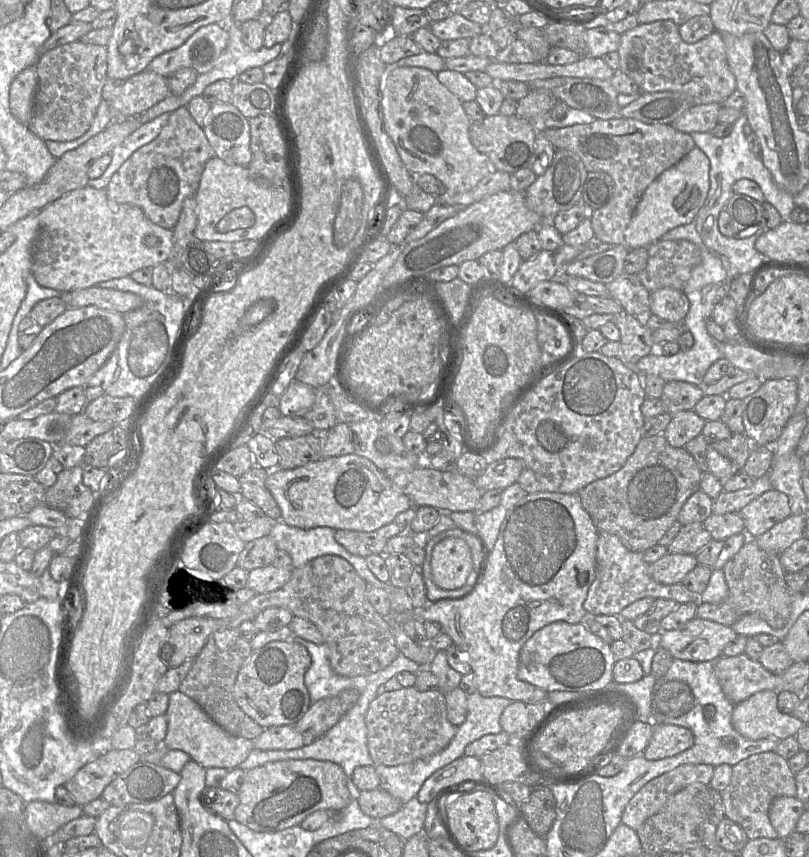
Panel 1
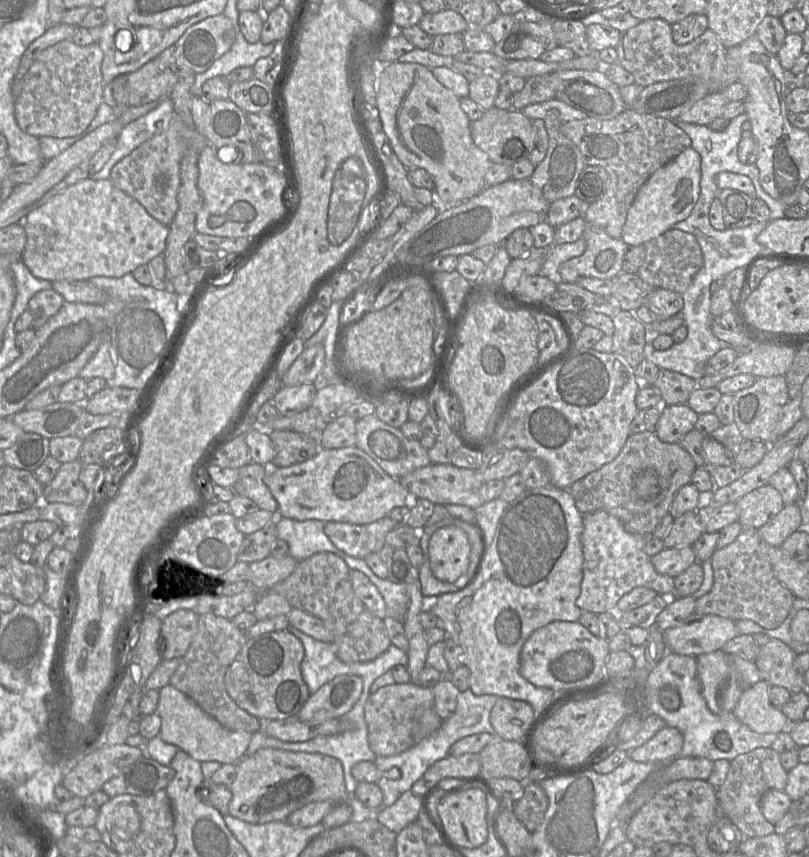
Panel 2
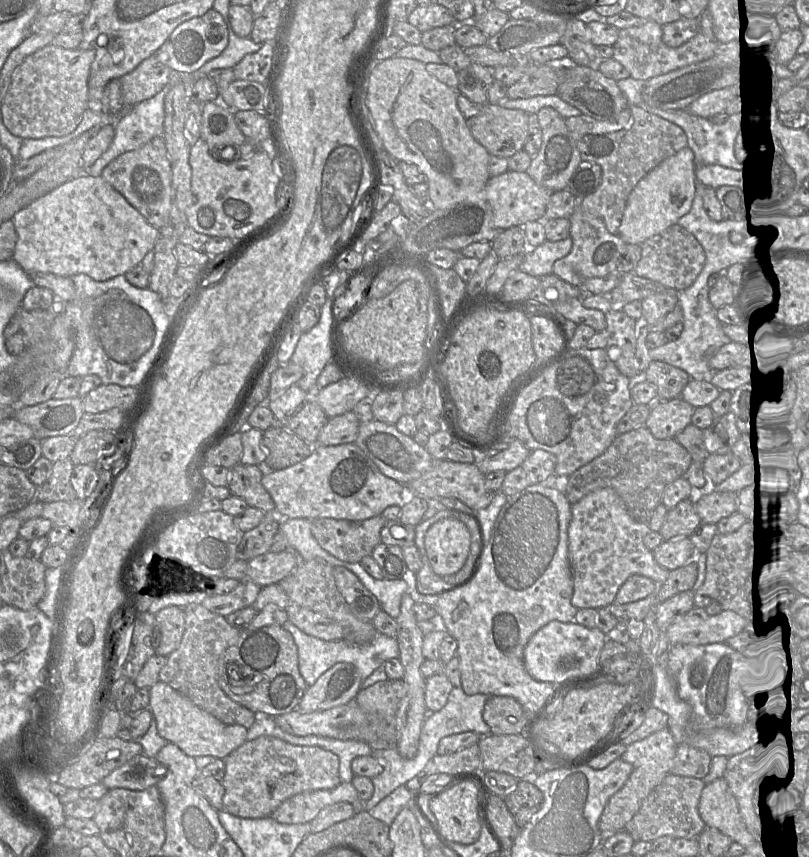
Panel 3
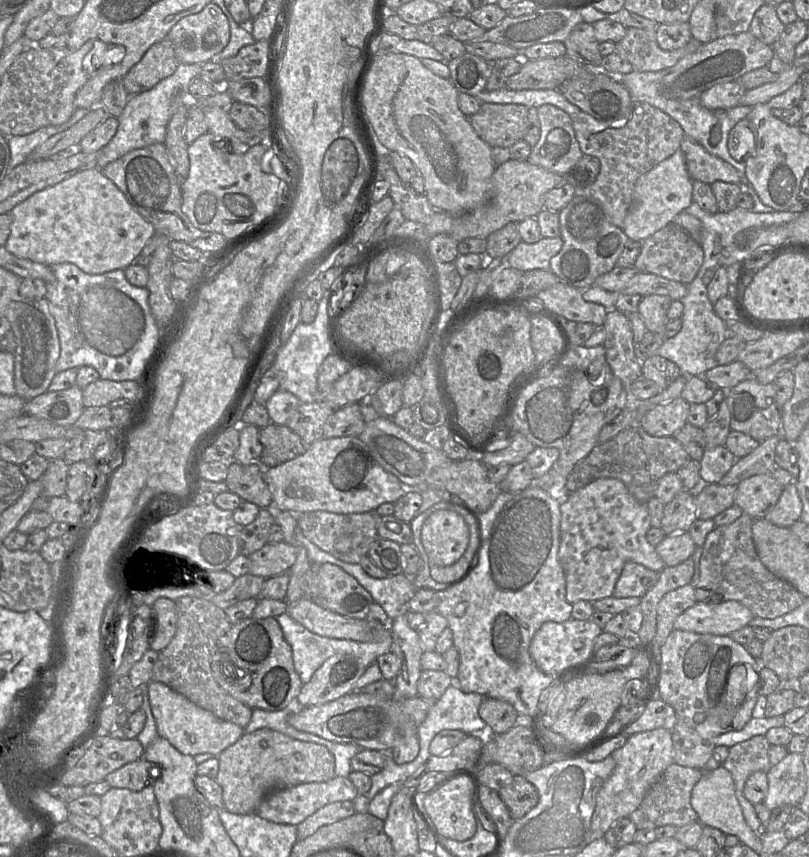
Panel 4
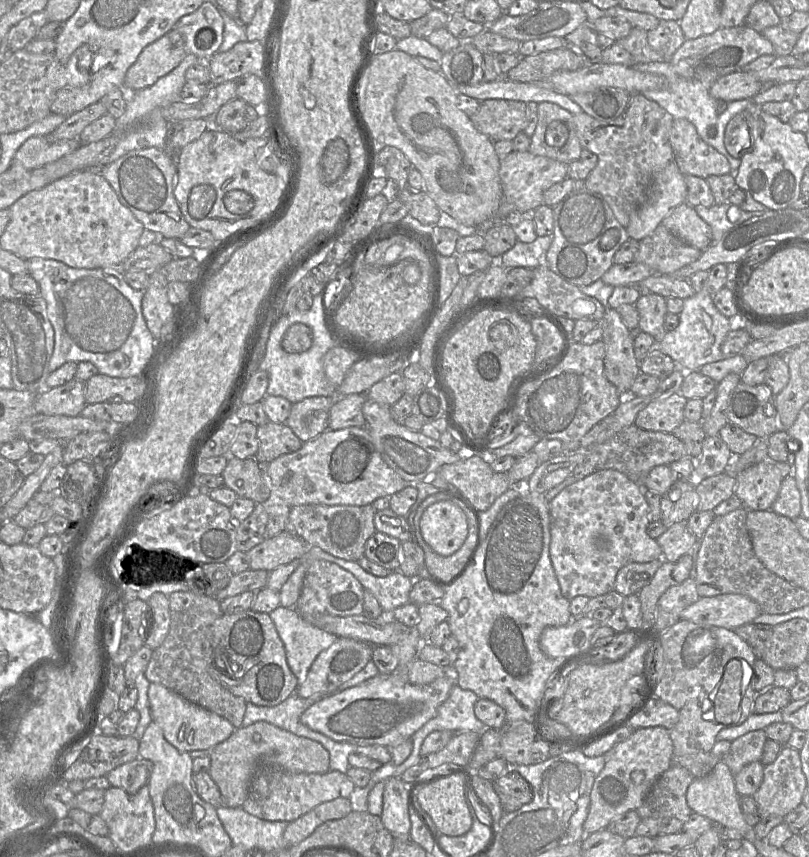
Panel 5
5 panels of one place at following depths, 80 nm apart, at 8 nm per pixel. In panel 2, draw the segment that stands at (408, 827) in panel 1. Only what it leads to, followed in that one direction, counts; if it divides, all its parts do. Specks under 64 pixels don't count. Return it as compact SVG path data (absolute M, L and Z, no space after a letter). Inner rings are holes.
M406 791L392 805L375 811L374 817L390 831L398 834L408 824L416 822L421 811L425 814L425 802Z

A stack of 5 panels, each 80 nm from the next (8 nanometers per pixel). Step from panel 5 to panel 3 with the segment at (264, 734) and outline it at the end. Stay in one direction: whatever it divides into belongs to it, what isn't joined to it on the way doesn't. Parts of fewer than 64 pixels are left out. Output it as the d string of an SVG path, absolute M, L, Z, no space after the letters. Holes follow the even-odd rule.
M260 736L247 740L243 745L230 753L225 759L225 776L221 781L225 794L223 810L240 818L265 818L286 799L307 791L330 790L340 783L338 757L317 746L293 745L272 736Z

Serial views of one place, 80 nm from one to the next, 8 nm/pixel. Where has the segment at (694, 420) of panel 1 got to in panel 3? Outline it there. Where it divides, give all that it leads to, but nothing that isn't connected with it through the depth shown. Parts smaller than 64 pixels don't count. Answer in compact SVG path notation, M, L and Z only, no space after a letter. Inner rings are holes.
M681 398L659 400L651 405L647 427L657 439L672 439L691 424L694 407Z

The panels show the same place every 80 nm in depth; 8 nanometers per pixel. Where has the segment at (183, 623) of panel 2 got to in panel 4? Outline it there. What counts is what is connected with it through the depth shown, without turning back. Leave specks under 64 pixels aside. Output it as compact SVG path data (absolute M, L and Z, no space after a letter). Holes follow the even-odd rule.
M164 597L158 598L152 609L156 633L150 643L150 649L160 652L168 646L176 633L177 609L175 601Z

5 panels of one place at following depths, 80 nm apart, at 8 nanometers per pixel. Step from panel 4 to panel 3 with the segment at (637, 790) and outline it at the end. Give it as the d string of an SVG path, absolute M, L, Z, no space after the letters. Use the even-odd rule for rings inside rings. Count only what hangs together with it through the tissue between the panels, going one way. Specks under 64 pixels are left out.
M668 728L654 732L648 737L627 746L625 753L619 759L630 763L633 766L633 771L622 788L609 799L604 807L599 820L599 828L603 833L603 841L606 834L612 834L625 828L625 825L631 820L633 815L636 814L649 793L670 773L676 755L676 749L677 743Z

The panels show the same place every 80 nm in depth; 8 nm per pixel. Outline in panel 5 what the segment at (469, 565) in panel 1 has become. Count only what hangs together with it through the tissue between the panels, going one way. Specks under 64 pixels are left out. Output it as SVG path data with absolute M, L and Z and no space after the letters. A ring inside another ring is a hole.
M442 500L428 506L419 520L424 541L441 556L458 551L467 538L467 517L453 502Z

